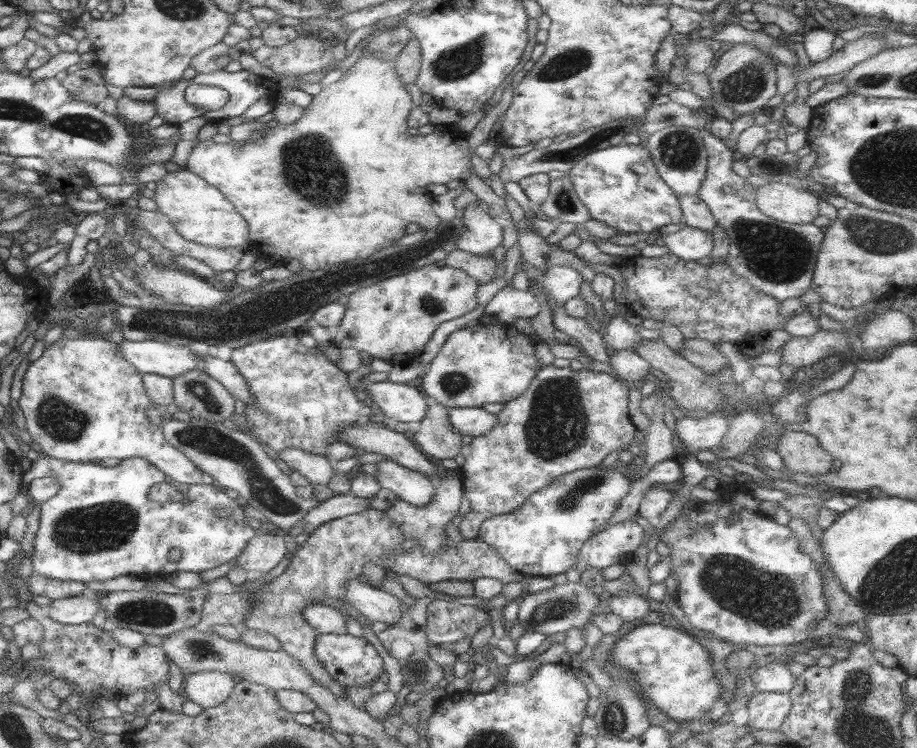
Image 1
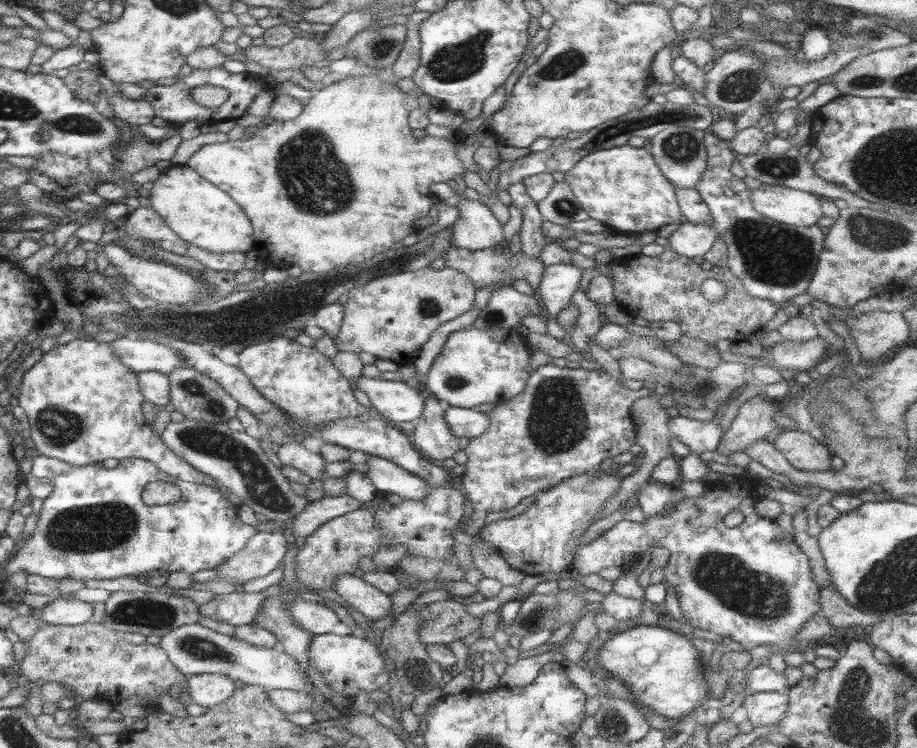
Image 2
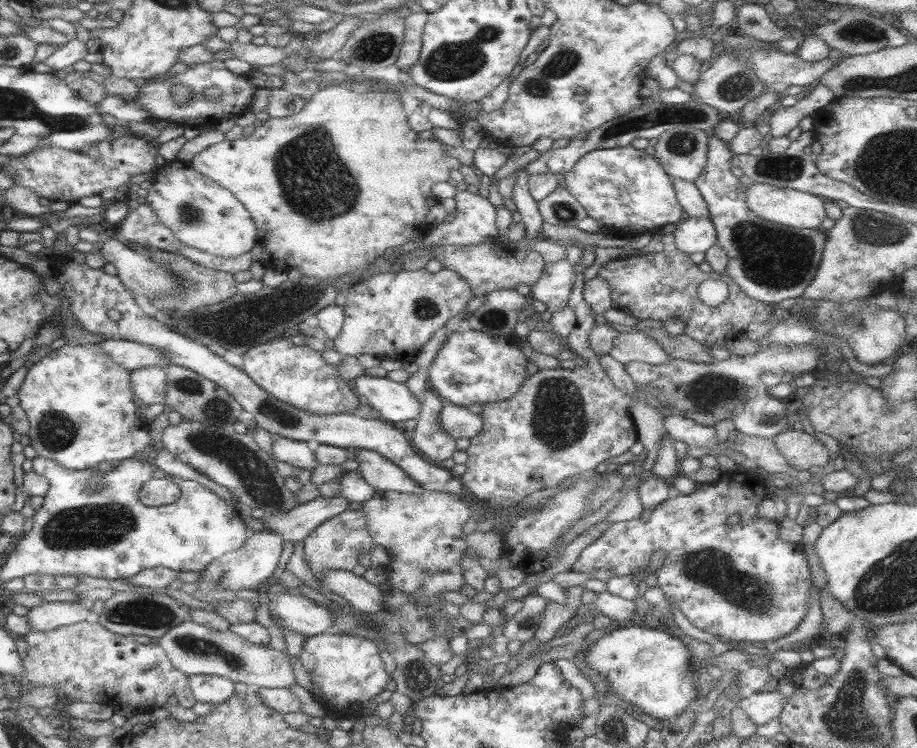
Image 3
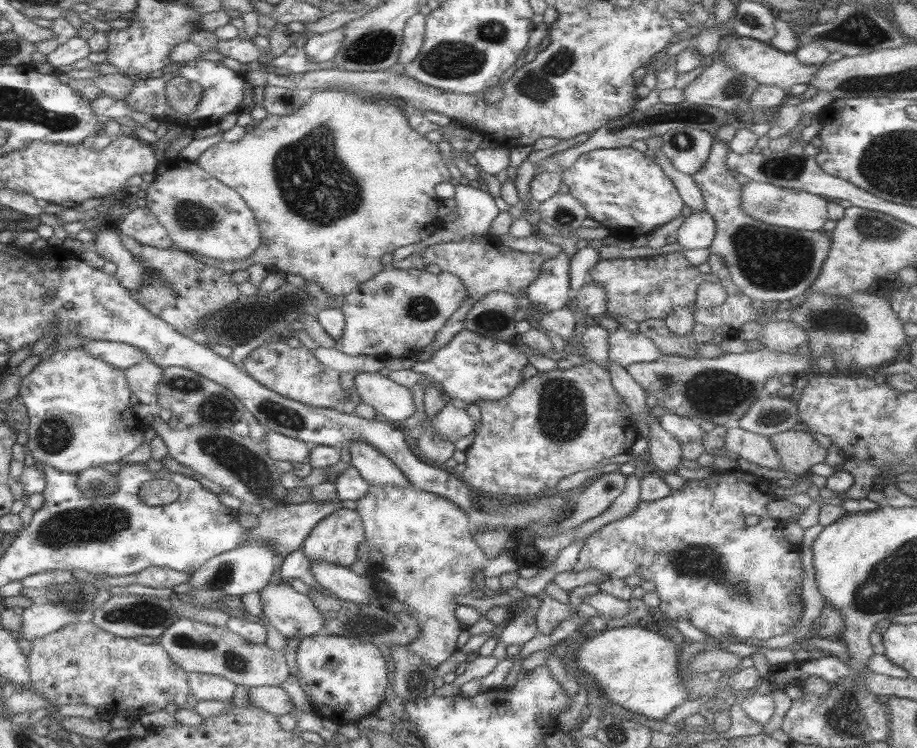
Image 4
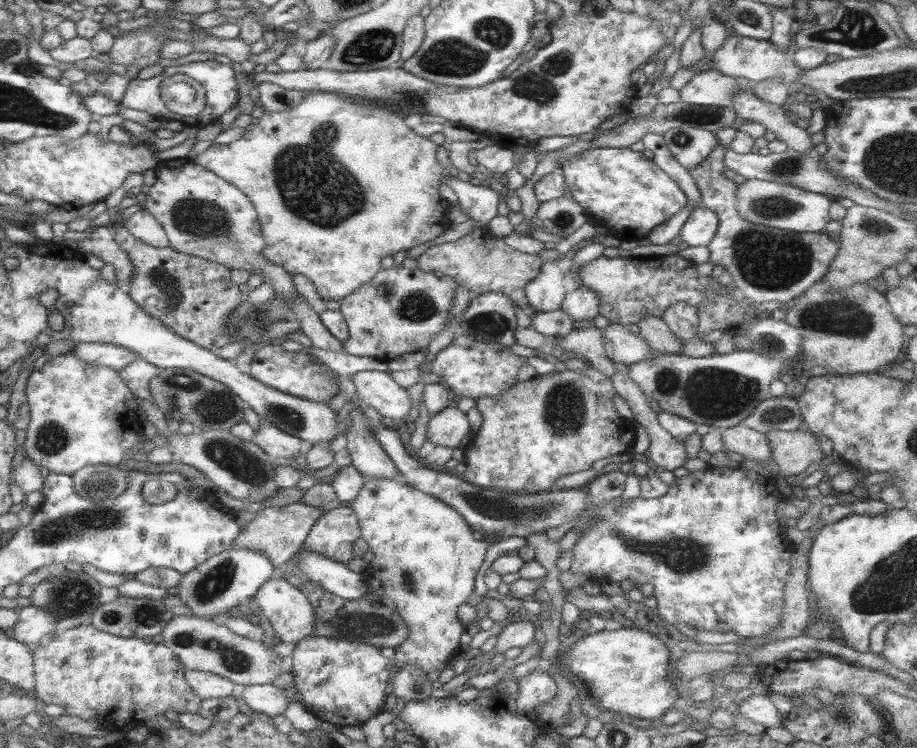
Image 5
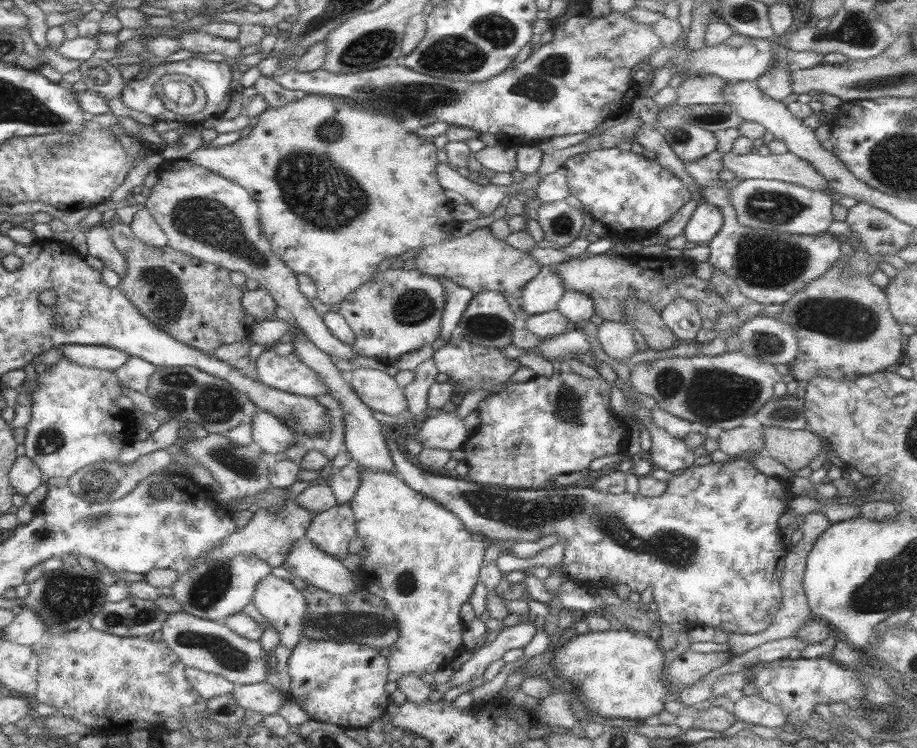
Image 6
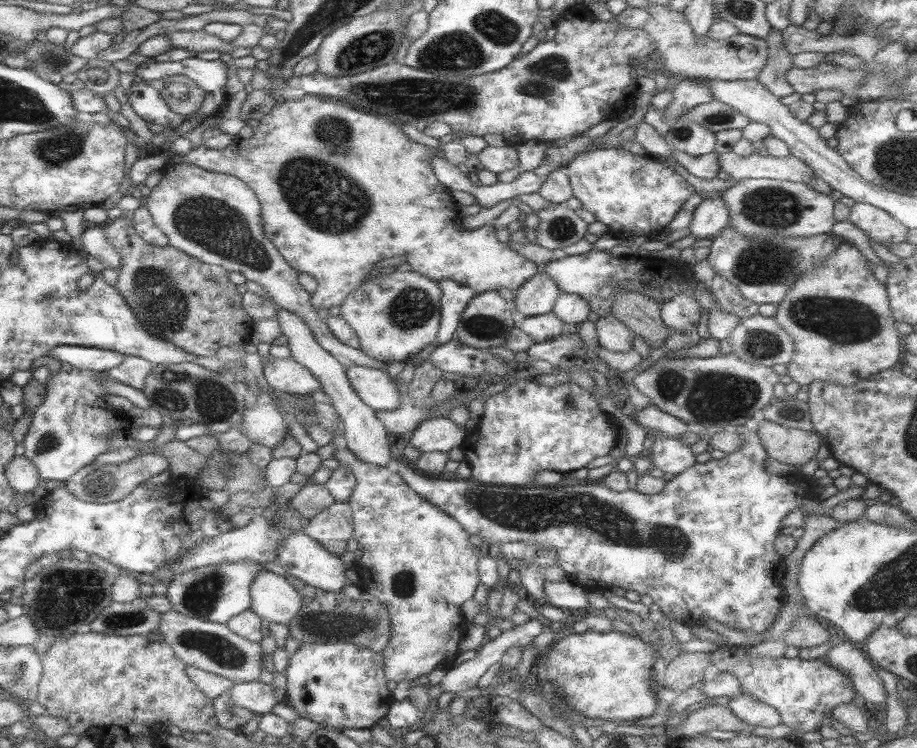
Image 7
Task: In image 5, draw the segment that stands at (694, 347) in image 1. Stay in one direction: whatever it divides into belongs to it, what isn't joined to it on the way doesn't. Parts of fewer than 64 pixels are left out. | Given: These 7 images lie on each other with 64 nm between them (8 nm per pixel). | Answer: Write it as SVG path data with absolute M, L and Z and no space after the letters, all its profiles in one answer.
M643 316L637 320L639 336L649 344L655 354L679 354L683 340L677 338L659 316Z

